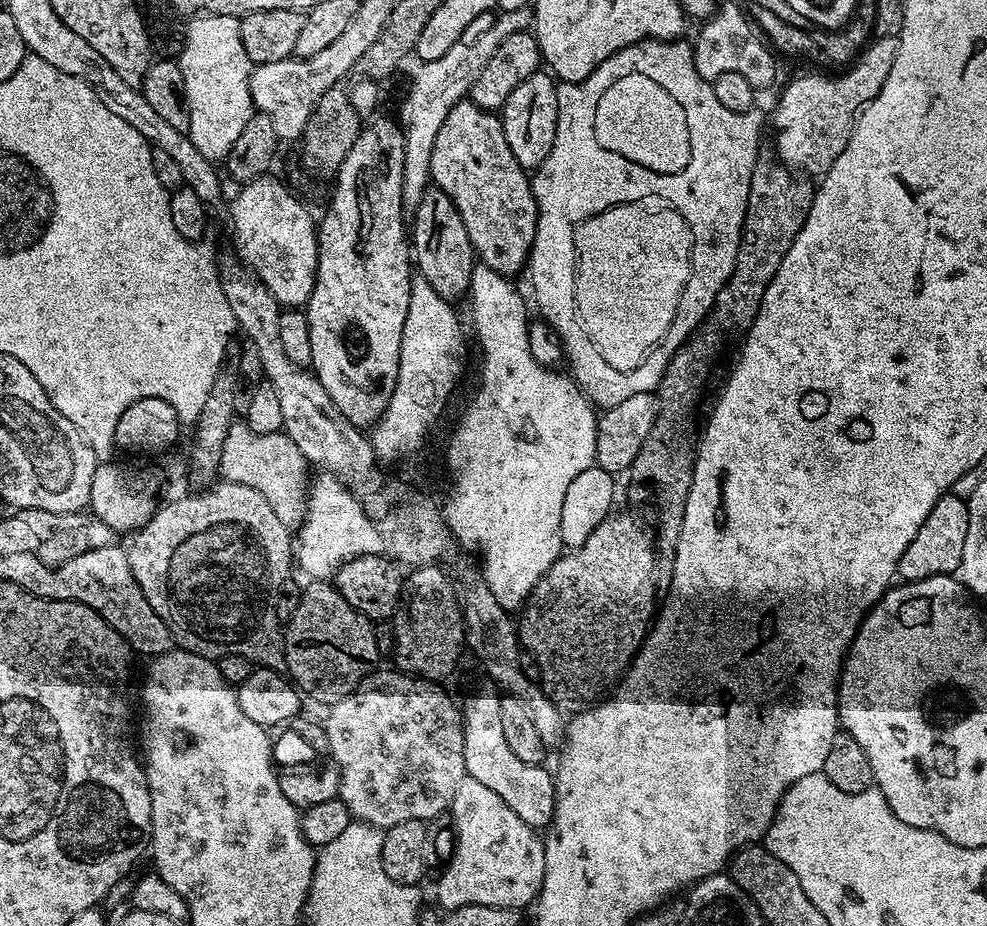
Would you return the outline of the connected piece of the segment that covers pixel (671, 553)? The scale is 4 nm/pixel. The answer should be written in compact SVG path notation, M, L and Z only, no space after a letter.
M761 147L750 178L750 194L734 274L730 274L726 286L718 292L712 313L676 352L670 366L666 366L662 382L656 386L656 421L650 434L646 434L646 442L642 442L642 450L638 450L638 458L634 458L630 477L633 486L644 491L649 506L656 511L654 539L661 589L666 590L672 585L672 563L678 550L678 534L682 534L686 498L692 485L692 466L698 447L697 441L687 432L692 428L696 407L708 384L708 367L720 356L723 336L739 337L747 333L755 322L762 298L774 274L778 274L778 266L782 266L782 258L786 258L790 246L794 246L798 230L802 230L810 214L816 189L817 185L807 175L786 167L771 147Z

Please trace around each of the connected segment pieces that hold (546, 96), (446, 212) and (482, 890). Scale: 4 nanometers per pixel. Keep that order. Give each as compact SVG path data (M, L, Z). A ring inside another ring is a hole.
M544 70L535 72L510 94L510 98L501 109L503 132L506 134L510 150L527 172L540 168L553 148L554 138L557 134L557 90L555 77L551 73Z
M435 186L424 189L422 202L418 202L410 216L410 248L418 275L426 278L442 298L457 302L469 295L468 287L478 257L472 249L470 234L466 234L466 222L462 222L462 214L458 214L458 206L454 206L450 194Z
M465 775L462 782L458 782L458 790L454 793L454 802L450 809L451 823L455 831L455 848L451 860L445 864L439 873L440 881L436 884L435 903L447 910L458 906L502 906L503 908L527 909L528 903L540 895L542 878L546 870L546 858L544 857L544 841L541 833L532 828L494 790L482 786L474 778Z

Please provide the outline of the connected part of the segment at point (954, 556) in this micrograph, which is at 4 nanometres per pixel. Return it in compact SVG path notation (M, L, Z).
M945 494L934 502L934 510L926 514L926 522L918 526L918 534L914 534L914 542L906 546L896 571L904 582L925 580L935 576L950 576L959 573L962 562L962 550L966 547L966 529L970 526L968 502L960 497Z

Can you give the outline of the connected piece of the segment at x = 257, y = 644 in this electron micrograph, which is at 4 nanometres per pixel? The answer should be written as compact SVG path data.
M224 480L212 485L211 488L193 491L161 503L156 509L156 513L148 519L145 524L131 537L132 540L126 544L130 570L142 590L146 594L146 602L166 622L166 626L172 631L172 639L185 652L193 652L195 656L207 656L209 658L219 658L226 654L242 654L253 665L261 668L275 668L277 670L285 667L284 663L284 632L282 631L282 621L278 618L276 609L276 596L280 593L280 588L285 580L289 579L288 567L294 564L294 536L281 519L274 514L273 507L256 489L244 486L238 482Z

